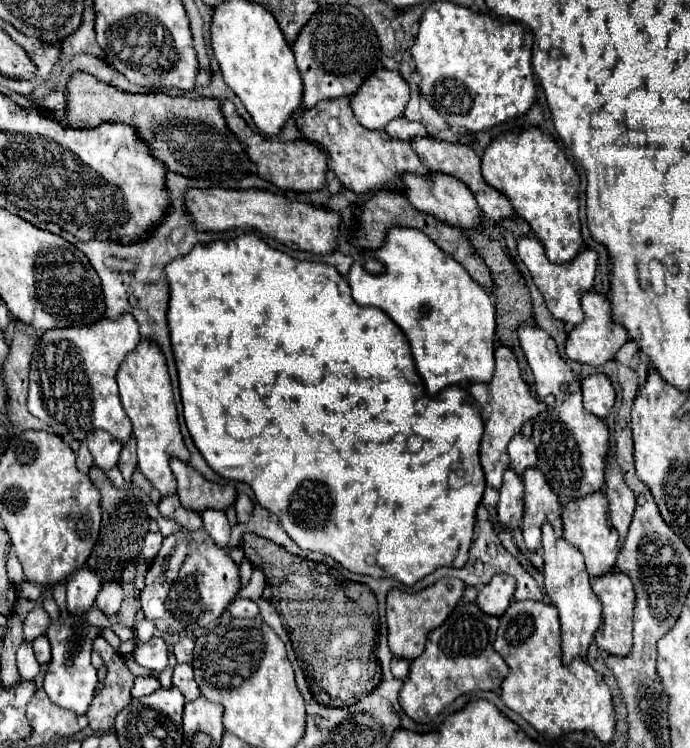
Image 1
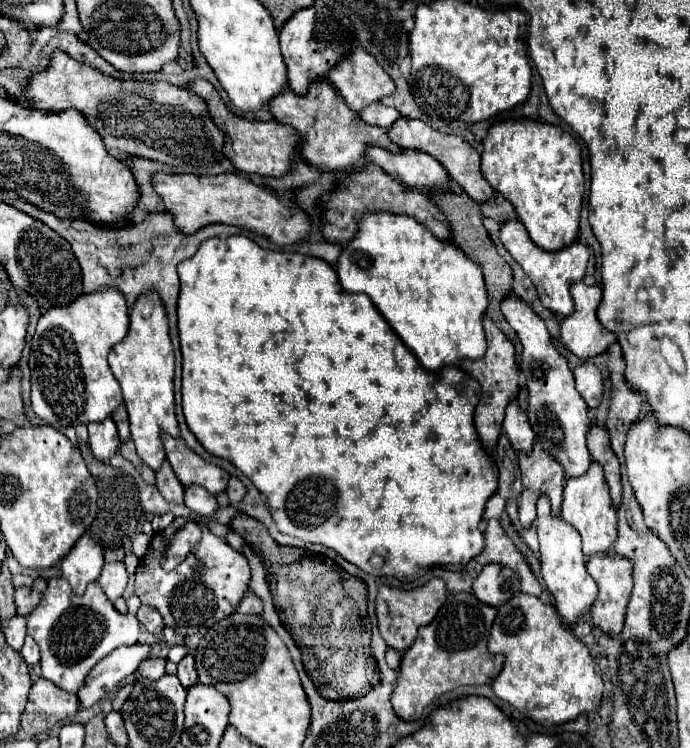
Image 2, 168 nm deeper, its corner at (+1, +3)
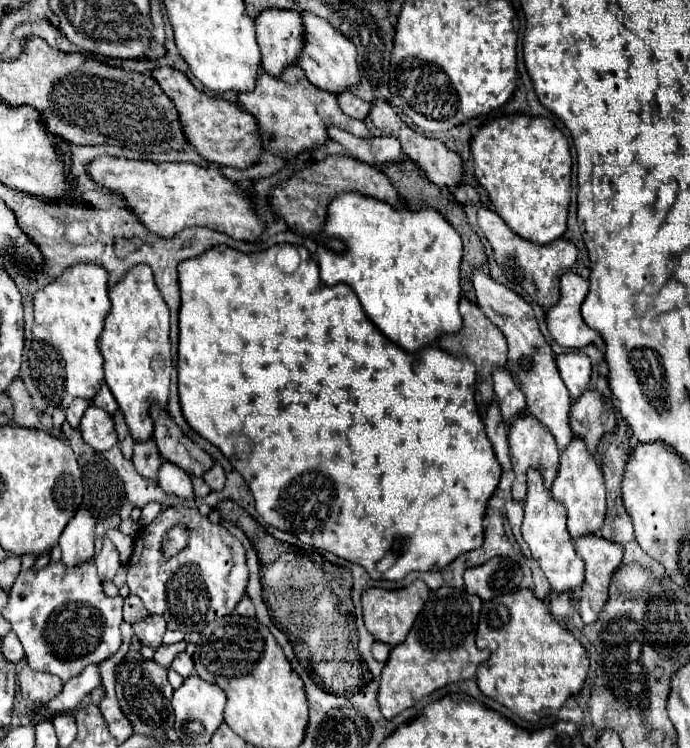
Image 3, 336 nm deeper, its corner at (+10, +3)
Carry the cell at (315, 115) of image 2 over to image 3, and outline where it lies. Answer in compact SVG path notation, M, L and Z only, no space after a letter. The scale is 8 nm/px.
M298 65L286 67L286 73L280 79L262 73L262 77L258 77L254 93L240 93L238 99L242 109L256 117L264 139L264 149L282 159L290 159L304 151L320 147L326 139L330 139L328 125L336 125L358 137L368 137L368 127L364 125L364 121L354 121L346 117L338 105L338 99L314 87Z

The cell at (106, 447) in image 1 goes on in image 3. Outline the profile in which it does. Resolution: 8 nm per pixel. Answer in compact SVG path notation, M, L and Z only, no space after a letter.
M90 405L84 411L82 423L80 423L80 433L82 433L82 439L94 451L106 451L116 445L114 421L104 409L98 409L96 405Z

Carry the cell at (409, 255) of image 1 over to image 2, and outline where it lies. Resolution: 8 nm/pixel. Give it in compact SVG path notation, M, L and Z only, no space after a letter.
M367 211L363 215L363 219L359 221L359 227L357 227L357 235L353 237L353 241L349 241L339 259L337 259L337 265L335 265L335 271L337 271L337 277L339 277L339 283L343 285L345 291L349 293L365 293L373 305L379 309L379 313L385 317L385 321L391 325L391 329L401 337L401 341L415 353L415 357L421 361L421 365L427 369L427 371L439 371L447 365L455 365L459 359L479 359L483 357L485 349L487 349L487 343L485 343L485 333L483 333L483 325L481 325L481 319L483 319L483 313L487 309L487 291L485 291L485 283L483 283L483 271L479 269L479 265L475 261L469 261L469 257L453 243L445 243L445 241L439 241L425 225L421 225L419 221L415 221L413 217L407 217L407 215L393 215L393 213L387 213L387 211Z

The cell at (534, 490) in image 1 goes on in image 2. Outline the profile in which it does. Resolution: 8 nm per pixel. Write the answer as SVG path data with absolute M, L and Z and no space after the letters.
M535 441L531 453L519 453L519 467L523 475L523 493L519 501L519 519L523 527L529 527L535 521L535 503L541 493L549 497L553 513L559 515L565 485L563 467L559 461L553 461L553 457L545 453L543 445Z

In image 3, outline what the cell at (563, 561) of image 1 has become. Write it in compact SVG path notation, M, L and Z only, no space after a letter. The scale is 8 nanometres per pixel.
M530 469L528 473L528 495L524 501L524 523L522 537L528 543L532 557L538 561L538 567L546 575L554 593L572 593L584 583L584 565L582 559L574 551L574 541L566 529L566 509L552 499L552 493L544 487L542 475L538 469Z

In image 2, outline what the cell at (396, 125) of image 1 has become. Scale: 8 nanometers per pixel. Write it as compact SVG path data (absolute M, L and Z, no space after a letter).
M383 103L367 105L367 109L363 109L363 113L359 113L359 115L367 125L377 125L377 127L385 127L385 129L389 129L401 117L401 113L397 109L385 107Z

